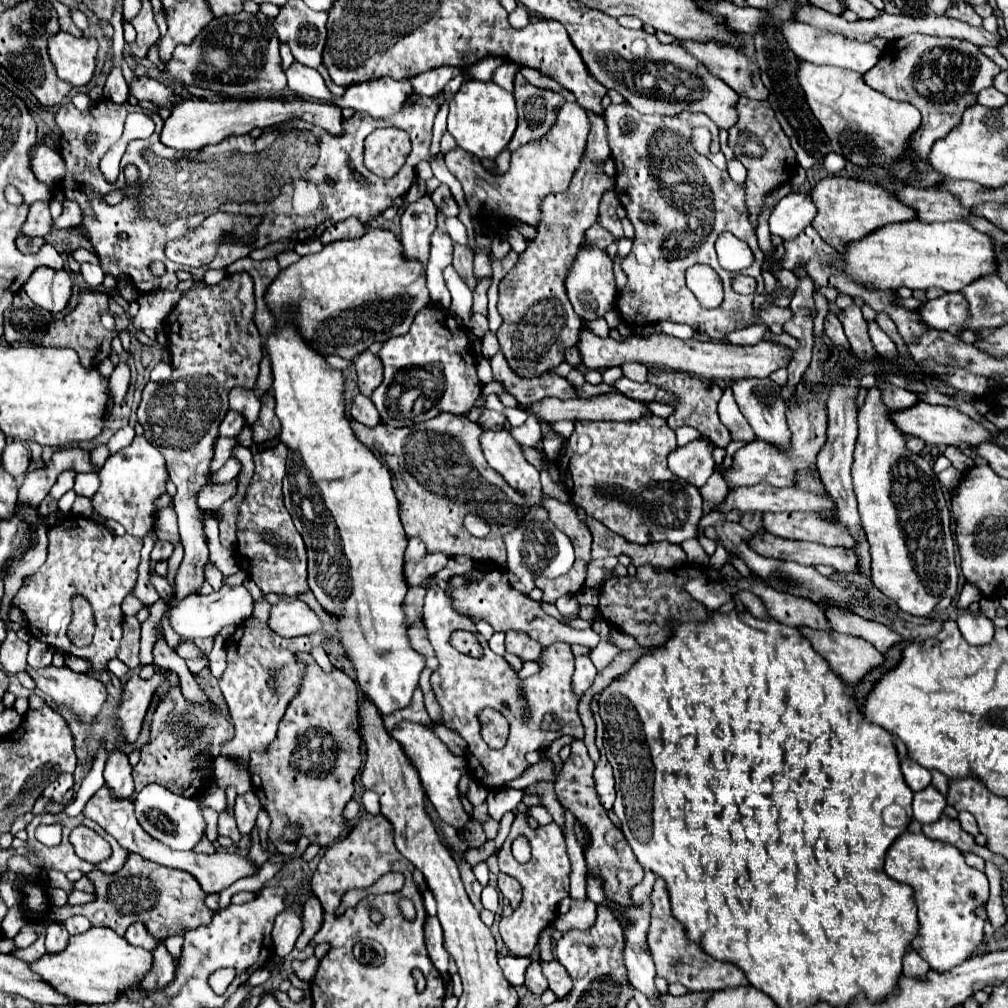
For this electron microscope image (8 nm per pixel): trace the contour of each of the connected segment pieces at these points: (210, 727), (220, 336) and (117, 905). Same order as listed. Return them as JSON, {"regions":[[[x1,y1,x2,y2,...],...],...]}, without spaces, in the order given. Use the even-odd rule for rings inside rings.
{"regions":[[[171,689,169,693,163,695,153,715,151,739,141,749,141,761,133,767,135,791,145,787,147,783,159,783,177,795,193,797,207,785,207,779,211,779,211,769,213,769,211,761,207,759,195,761,195,755,203,751,207,745,211,745,211,753,213,757,217,757,221,743,233,737,231,723,225,717,221,717,215,707,213,711,217,713,215,719,211,719,209,711,203,709,201,705,187,703,181,695,181,689]],[[245,271,227,275,221,283,211,287,203,283,195,285,175,305,163,325,169,339,173,375,167,383,147,385,137,409,139,423,145,429,145,439,159,447,167,461,169,477,177,485,173,507,179,519,185,557,175,577,174,606,187,595,199,593,205,581,203,565,209,561,209,549,199,521,201,511,195,503,195,493,205,485,217,429,223,415,229,411,229,391,233,387,253,389,259,375,263,343,253,323,253,313,253,279]],[[131,853,121,871,113,875,89,871,85,877,95,885,95,901,77,905,75,915,85,915,93,927,111,927,117,935,125,935,127,927,133,923,143,923,151,937,167,939,207,925,215,915,215,911,205,905,203,889,189,873,151,863,135,853]]]}

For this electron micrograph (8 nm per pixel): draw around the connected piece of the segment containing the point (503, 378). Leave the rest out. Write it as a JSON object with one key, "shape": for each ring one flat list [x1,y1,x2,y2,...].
{"shape":[[501,351,489,363,493,369,495,381,501,381,507,387,507,393,515,395,515,399,521,405,537,403,539,399,547,399,547,397,557,397,557,399,575,399,577,397,575,387,567,379,563,379,555,373,535,375,535,379,523,379,521,375,515,375,515,371,511,371,511,367]]}

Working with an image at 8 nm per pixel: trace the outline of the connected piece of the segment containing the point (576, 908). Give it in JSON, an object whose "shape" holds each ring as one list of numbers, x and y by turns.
{"shape":[[573,901,569,913,561,915,553,925,557,931,569,931,569,929,589,929,591,923,595,923,595,903,585,901]]}

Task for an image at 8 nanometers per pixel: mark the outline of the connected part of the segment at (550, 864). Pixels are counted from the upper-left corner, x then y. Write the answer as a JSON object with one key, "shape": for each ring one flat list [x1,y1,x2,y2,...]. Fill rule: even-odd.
{"shape":[[517,813,515,821,511,825,509,837,503,843,503,847,497,853,499,857,499,869,511,877,515,877,521,887,523,887,523,901,521,905,513,911,513,915,503,917,499,921,499,933,501,939,505,943,505,947,517,955,517,957,529,957,537,945,537,937,539,933,551,925,557,917,557,905,563,897,569,895,569,873,571,873,571,861,567,855,567,847,565,847,565,839,563,833,559,829,557,823,549,823,545,827,537,827,533,829,531,825,527,825,527,815,525,813],[517,835,527,835,529,843,531,843,531,861,529,863,517,863,511,855,511,843]]}

